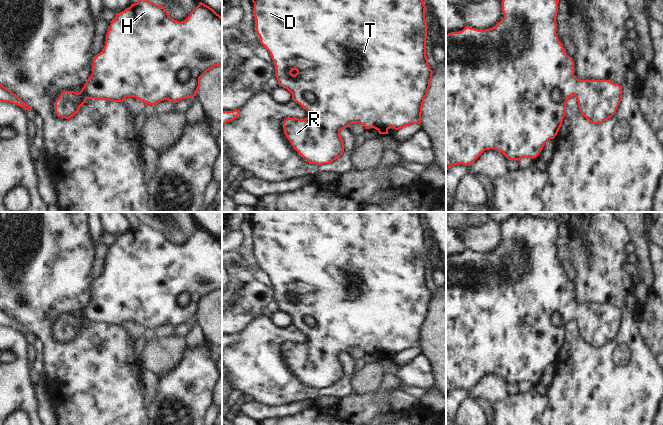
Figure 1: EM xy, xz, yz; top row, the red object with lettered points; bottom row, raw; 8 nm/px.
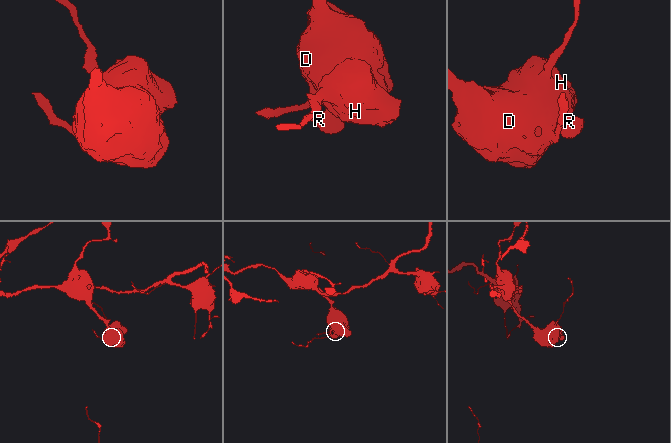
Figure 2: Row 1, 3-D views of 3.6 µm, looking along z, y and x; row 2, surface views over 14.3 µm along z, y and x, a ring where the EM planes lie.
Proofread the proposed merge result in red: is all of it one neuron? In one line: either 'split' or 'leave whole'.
leave whole

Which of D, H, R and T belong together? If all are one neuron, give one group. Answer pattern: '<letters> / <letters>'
D H R T

